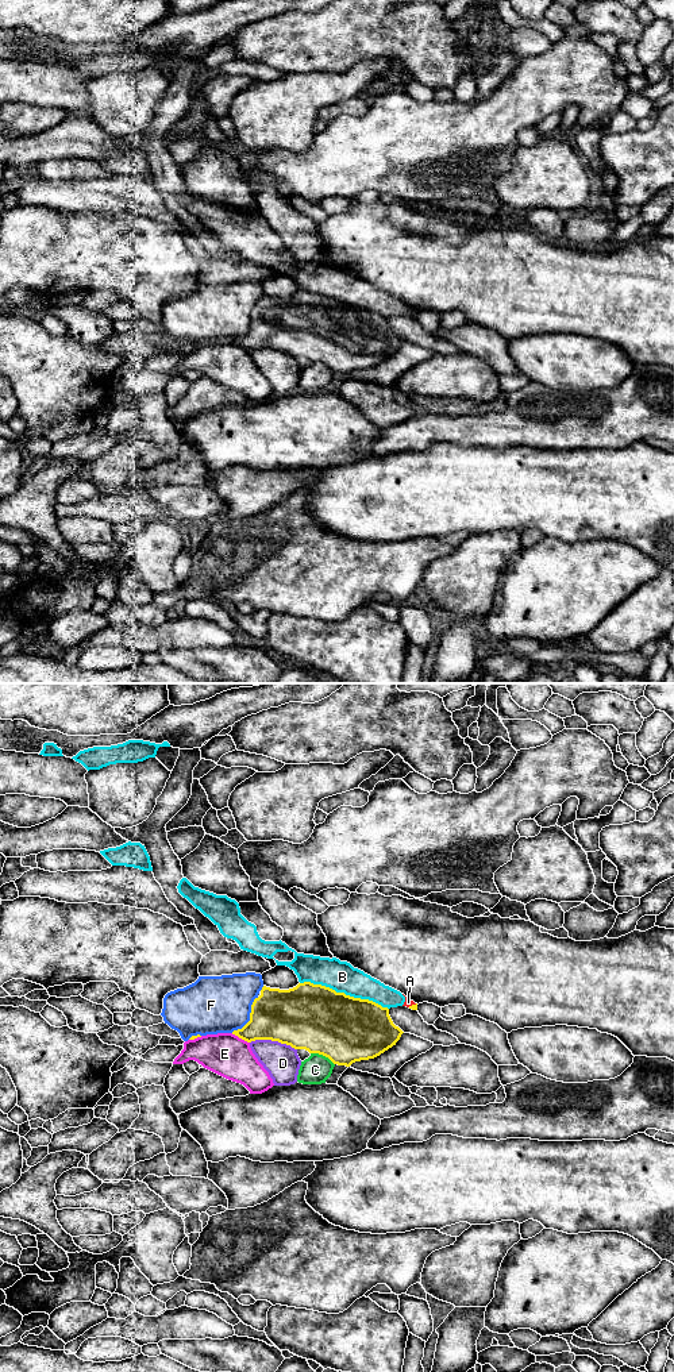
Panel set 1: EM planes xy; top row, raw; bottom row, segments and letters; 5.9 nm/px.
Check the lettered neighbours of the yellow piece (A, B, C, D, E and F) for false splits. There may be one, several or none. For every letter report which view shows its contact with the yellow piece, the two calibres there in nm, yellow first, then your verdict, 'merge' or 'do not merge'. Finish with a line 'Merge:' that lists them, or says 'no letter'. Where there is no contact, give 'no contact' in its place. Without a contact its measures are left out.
A: xy | 30/50 nm | do not merge
B: xy | 400/180 nm | do not merge
C: xy | 400/170 nm | do not merge
D: xy | 380/200 nm | do not merge
E: xy | 300/260 nm | do not merge
F: xy | 320/340 nm | do not merge
Merge: no letter

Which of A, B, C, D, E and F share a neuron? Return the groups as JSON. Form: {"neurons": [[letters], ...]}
{"neurons": [["A", "B"], ["C"], ["D"], ["E"], ["F"]]}

